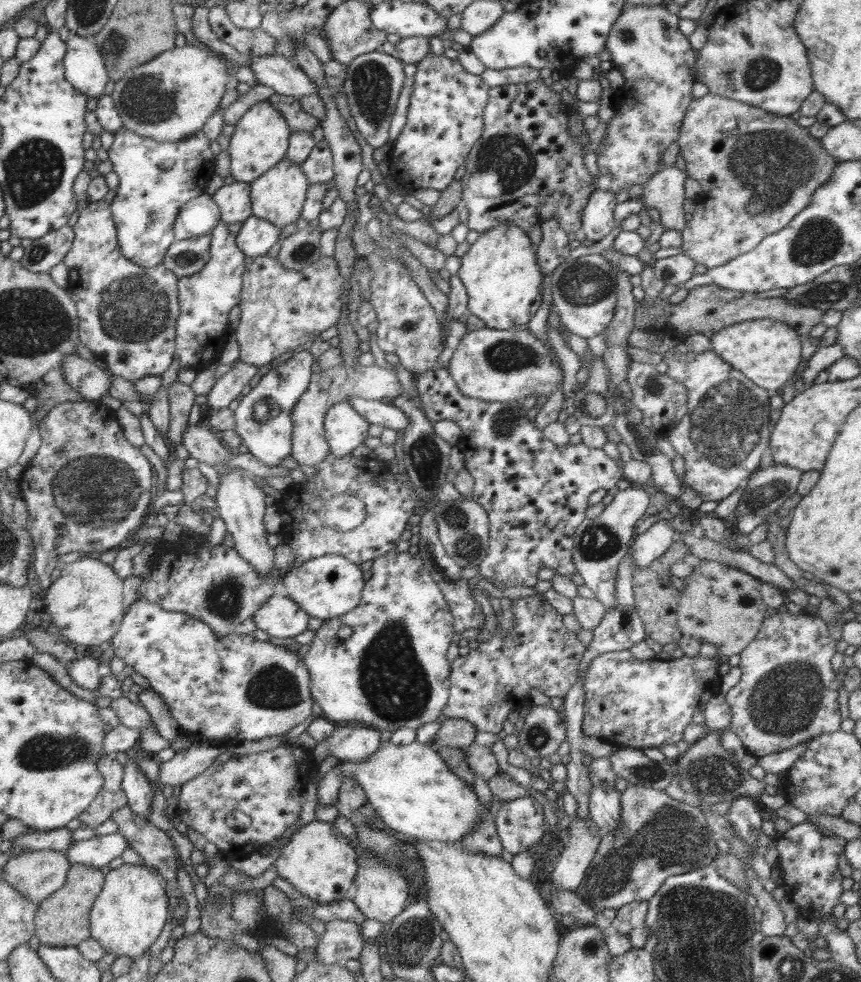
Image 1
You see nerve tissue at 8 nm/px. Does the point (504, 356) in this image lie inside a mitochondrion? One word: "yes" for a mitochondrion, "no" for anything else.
yes

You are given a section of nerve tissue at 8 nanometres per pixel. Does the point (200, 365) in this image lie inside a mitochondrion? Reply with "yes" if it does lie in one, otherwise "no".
no

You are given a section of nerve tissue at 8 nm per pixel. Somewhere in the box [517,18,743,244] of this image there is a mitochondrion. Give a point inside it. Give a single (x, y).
(626, 35)

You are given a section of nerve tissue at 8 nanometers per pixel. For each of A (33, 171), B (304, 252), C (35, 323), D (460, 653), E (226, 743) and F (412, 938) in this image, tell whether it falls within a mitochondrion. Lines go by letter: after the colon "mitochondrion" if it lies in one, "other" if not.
A: mitochondrion
B: mitochondrion
C: mitochondrion
D: other
E: other
F: mitochondrion

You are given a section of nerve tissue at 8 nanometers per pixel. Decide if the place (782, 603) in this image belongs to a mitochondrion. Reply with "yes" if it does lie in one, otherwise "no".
no

